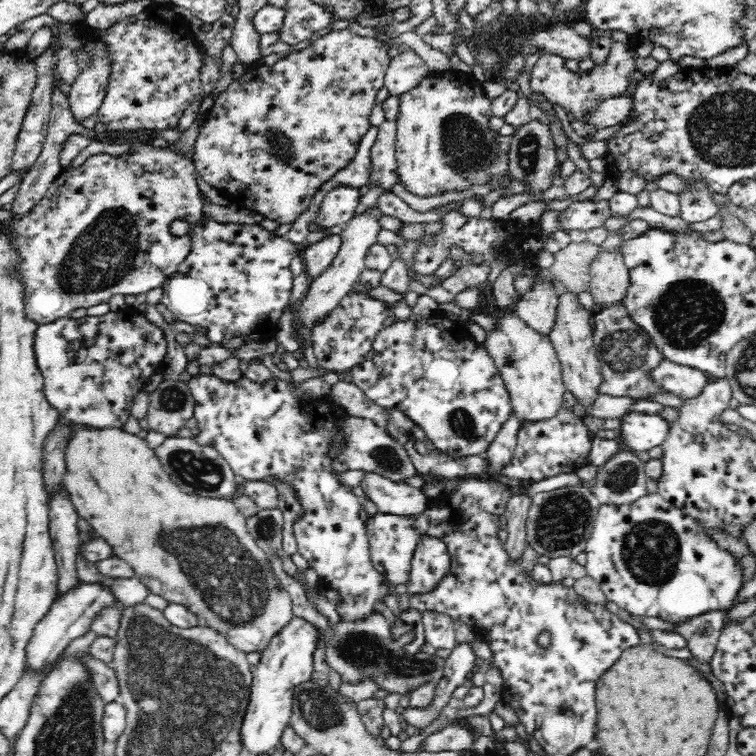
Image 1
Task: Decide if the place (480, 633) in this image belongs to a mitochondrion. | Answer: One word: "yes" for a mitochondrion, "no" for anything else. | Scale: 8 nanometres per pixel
no

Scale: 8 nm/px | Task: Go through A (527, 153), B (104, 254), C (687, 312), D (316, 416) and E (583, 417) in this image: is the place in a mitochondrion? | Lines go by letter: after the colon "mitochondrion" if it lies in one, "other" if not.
A: mitochondrion
B: mitochondrion
C: mitochondrion
D: other
E: other

